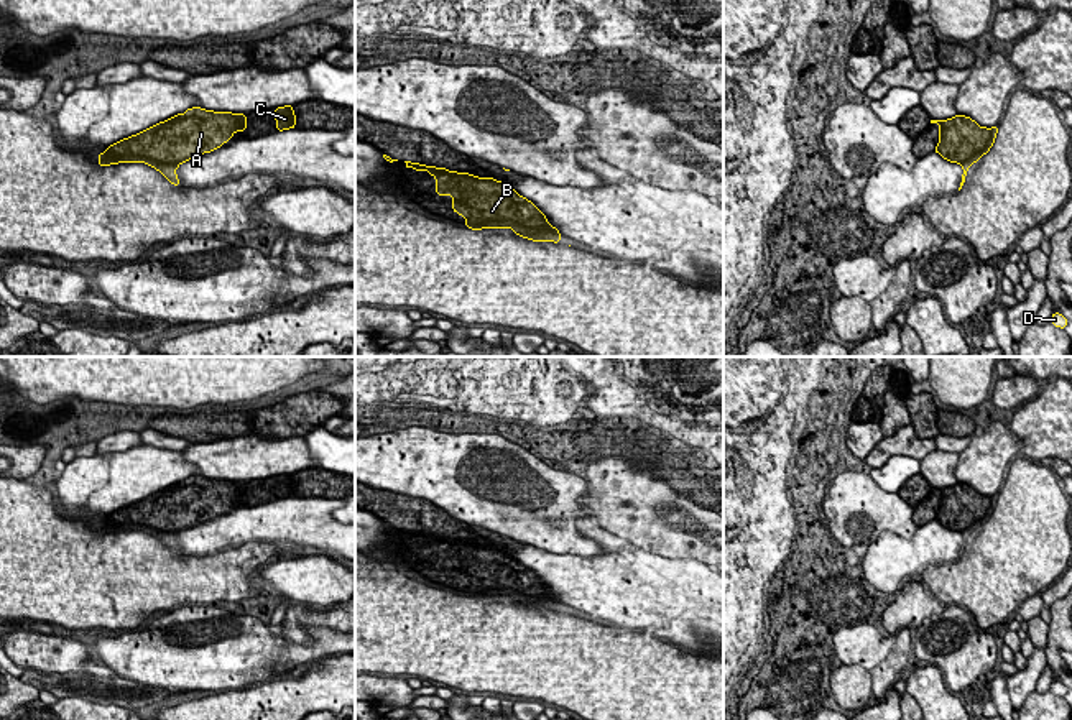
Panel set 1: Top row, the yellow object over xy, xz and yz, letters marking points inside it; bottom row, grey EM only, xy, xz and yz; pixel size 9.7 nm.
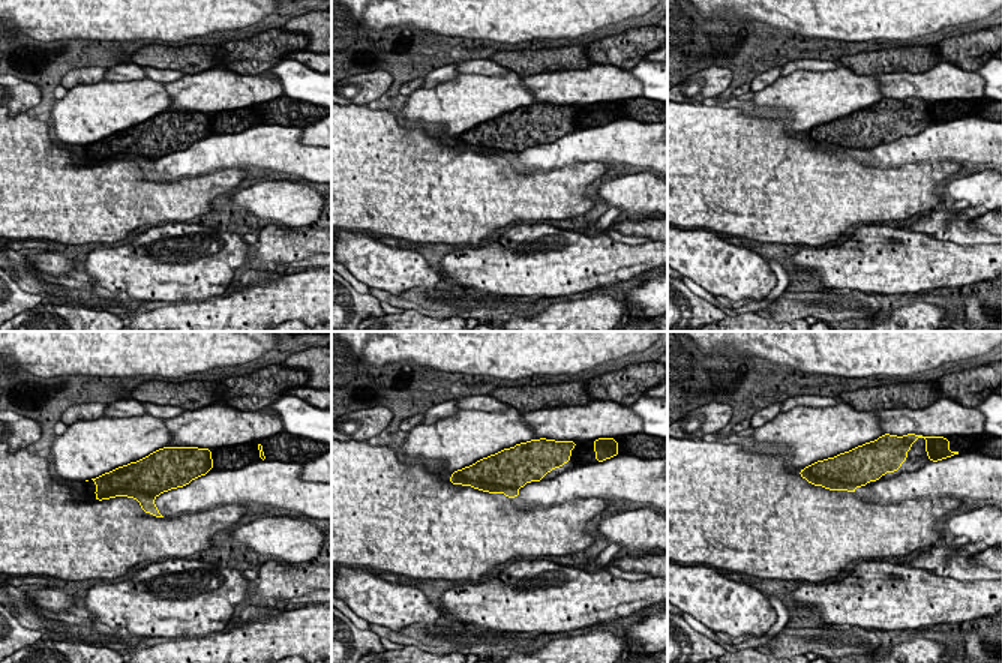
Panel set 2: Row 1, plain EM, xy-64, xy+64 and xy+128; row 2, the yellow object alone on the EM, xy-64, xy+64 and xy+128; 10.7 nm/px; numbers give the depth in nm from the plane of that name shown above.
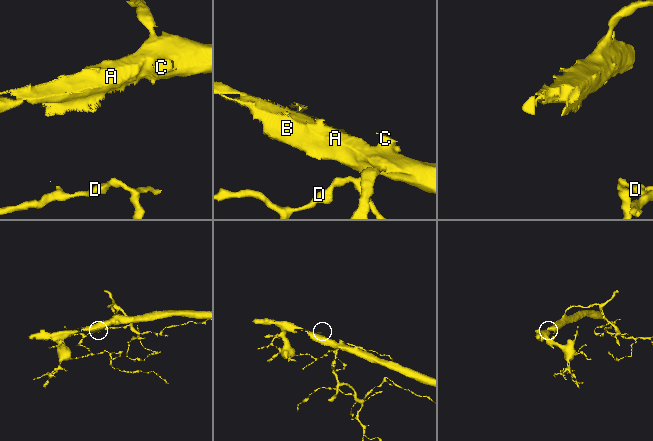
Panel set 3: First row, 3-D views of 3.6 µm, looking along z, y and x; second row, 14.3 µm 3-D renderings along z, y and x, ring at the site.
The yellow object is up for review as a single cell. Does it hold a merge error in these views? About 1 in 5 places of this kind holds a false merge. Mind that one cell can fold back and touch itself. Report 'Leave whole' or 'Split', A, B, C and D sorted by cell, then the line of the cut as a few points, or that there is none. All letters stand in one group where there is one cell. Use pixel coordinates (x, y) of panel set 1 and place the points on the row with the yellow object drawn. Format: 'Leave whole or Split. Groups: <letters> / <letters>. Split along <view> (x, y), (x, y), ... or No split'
Leave whole. Groups: A B C D. No split

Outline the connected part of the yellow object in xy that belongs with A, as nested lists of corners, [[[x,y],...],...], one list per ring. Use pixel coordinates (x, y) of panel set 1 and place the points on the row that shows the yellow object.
[[[191,107],[184,113],[178,113],[136,135],[107,146],[104,153],[99,153],[97,166],[145,163],[159,171],[173,186],[181,186],[176,174],[181,163],[197,159],[204,153],[215,151],[224,143],[230,141],[235,132],[245,130],[247,113],[214,112],[202,107]]]

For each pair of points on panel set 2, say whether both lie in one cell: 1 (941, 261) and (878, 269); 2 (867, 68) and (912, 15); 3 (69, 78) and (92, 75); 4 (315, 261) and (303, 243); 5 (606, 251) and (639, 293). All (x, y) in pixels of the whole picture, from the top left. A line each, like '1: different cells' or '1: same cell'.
1: same cell
2: different cells
3: same cell
4: different cells
5: different cells

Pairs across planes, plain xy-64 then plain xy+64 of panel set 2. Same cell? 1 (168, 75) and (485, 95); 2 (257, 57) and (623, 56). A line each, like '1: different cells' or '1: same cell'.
1: different cells
2: same cell

